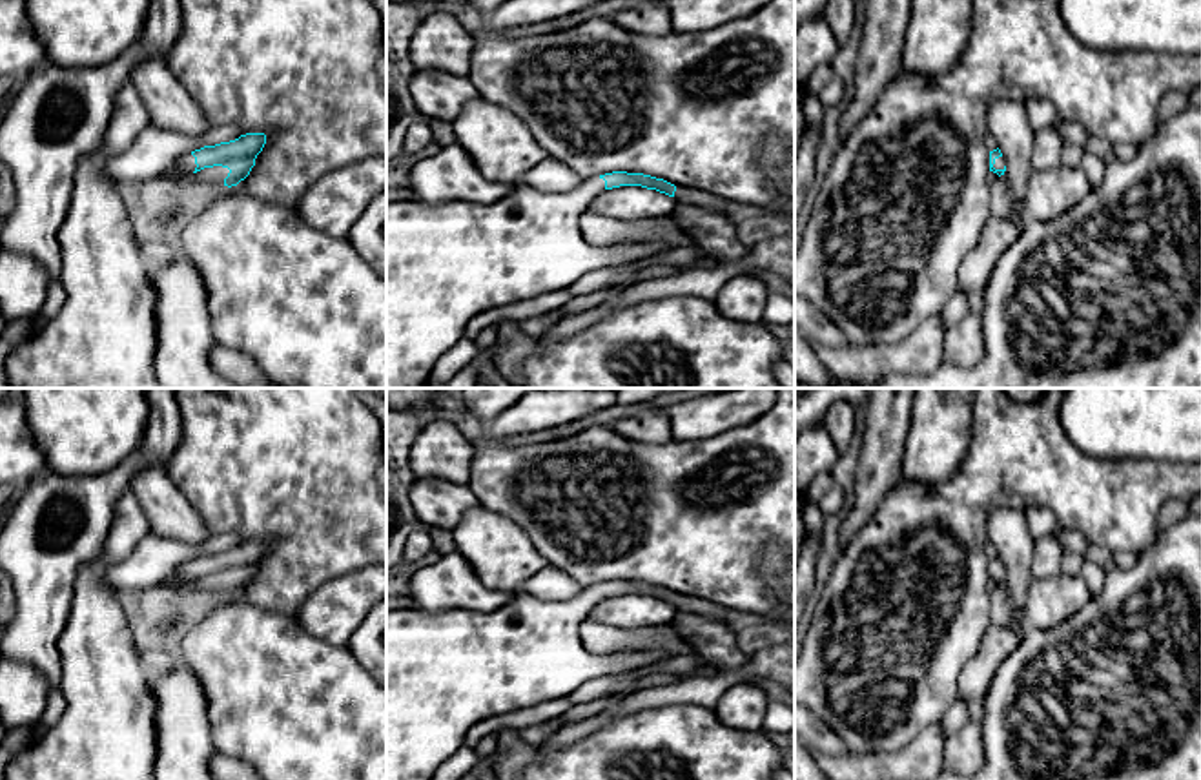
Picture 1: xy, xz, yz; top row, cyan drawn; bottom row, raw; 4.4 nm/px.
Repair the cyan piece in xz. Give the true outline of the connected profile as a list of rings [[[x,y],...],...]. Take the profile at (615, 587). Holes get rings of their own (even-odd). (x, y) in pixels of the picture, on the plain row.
[[[612,580],[583,589],[569,601],[545,601],[534,596],[514,596],[492,612],[452,609],[426,612],[401,607],[386,612],[386,780],[432,780],[436,769],[463,744],[467,731],[492,716],[559,700],[600,676],[634,669],[656,669],[667,658],[647,651],[592,654],[580,636],[580,625],[603,598],[642,594],[674,605],[676,594],[643,581]]]

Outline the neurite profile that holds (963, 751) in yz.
[[[968,722],[957,733],[944,738],[944,771],[973,775],[984,764],[980,725]]]

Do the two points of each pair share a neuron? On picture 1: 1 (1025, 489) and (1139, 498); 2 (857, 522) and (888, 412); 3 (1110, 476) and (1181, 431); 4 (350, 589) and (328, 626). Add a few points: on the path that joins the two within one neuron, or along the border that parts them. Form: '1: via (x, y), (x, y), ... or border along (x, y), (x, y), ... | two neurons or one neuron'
1: via (1054, 489), (1079, 489), (1087, 494), (1110, 498) | one neuron
2: via (868, 494), (879, 471), (884, 440) | one neuron
3: border along (1096, 456), (1152, 458), (1180, 463) | two neurons
4: via (347, 598), (332, 616) | one neuron

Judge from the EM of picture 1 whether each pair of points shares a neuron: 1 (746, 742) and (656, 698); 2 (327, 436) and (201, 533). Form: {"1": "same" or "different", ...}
{"1": "different", "2": "different"}

